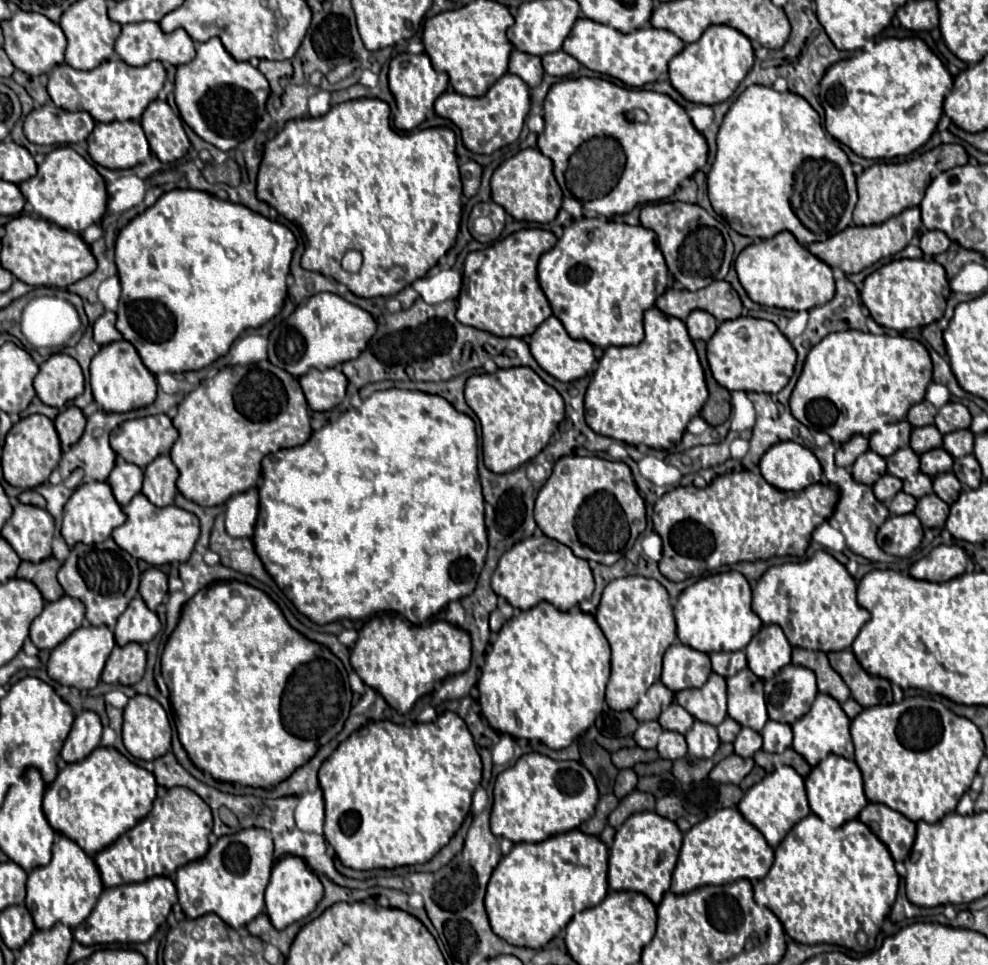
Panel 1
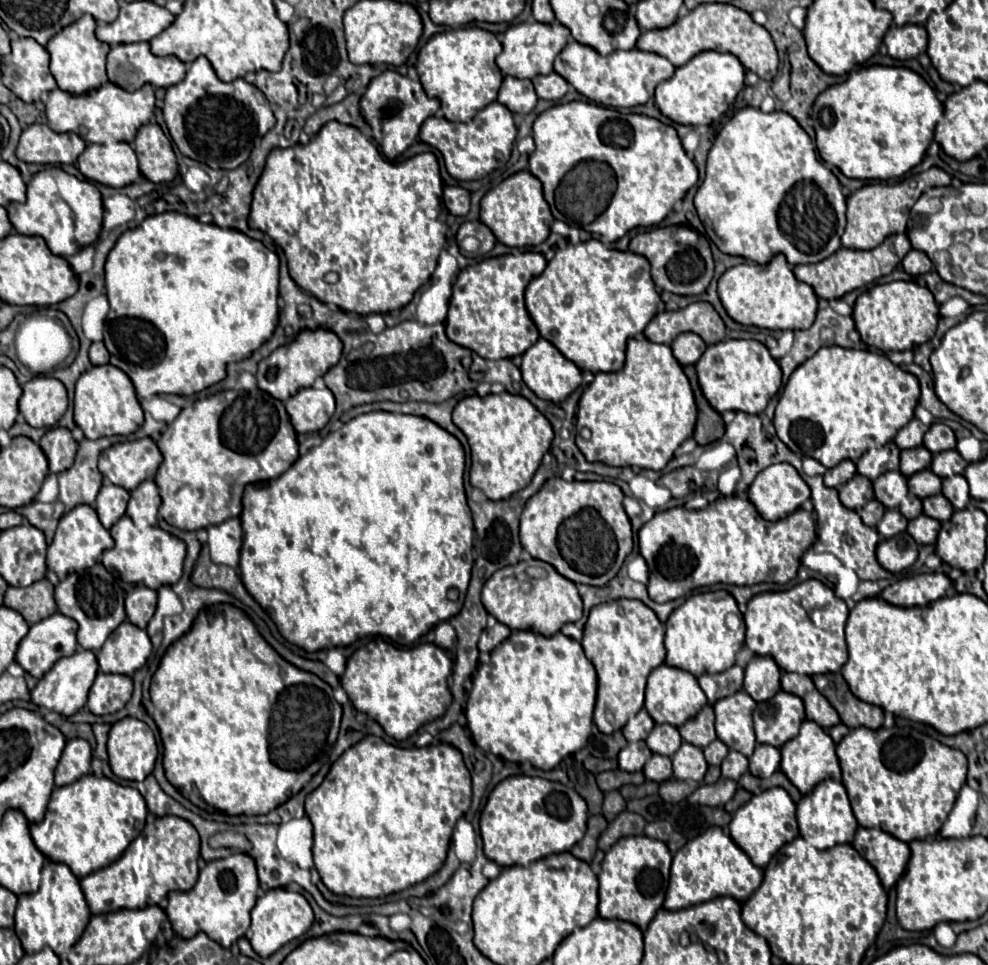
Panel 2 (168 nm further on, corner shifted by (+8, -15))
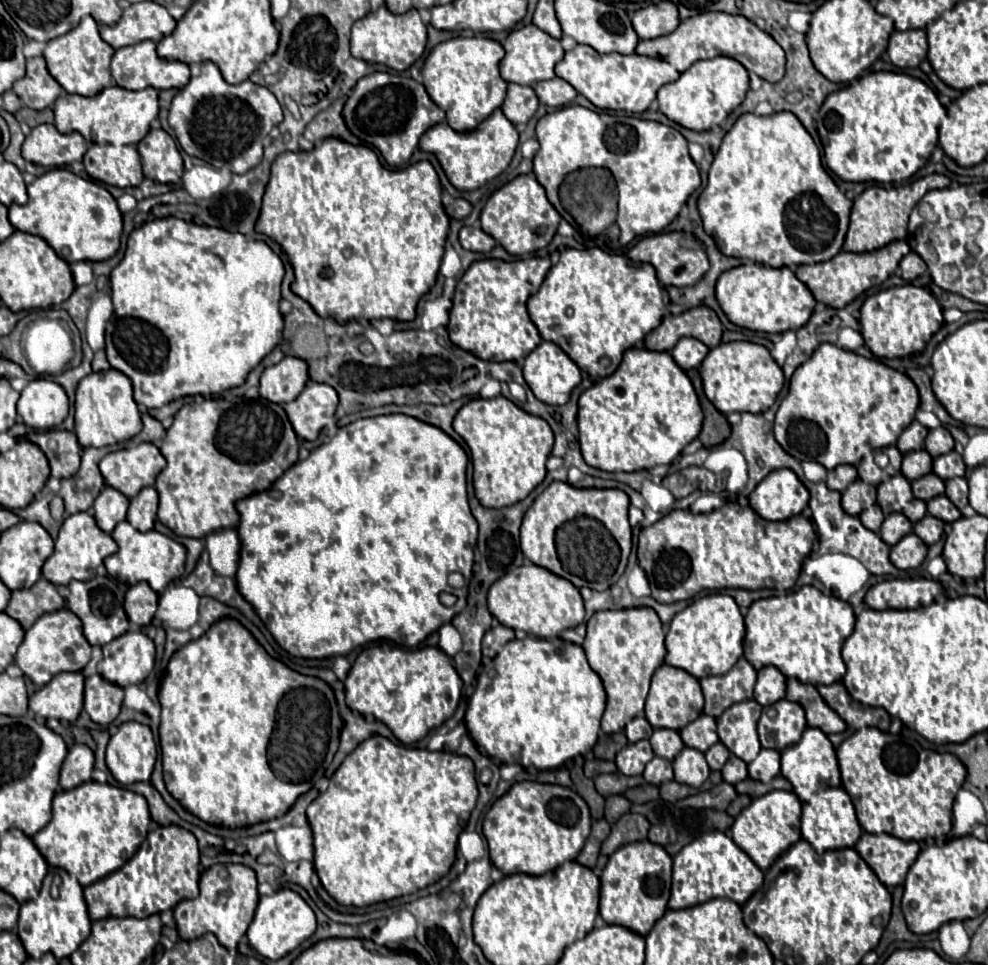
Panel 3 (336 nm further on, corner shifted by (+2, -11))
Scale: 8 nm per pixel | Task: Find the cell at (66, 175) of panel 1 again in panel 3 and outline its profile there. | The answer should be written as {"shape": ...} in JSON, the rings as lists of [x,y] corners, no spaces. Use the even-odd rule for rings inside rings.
{"shape":[[[54,168],[28,186],[28,204],[8,208],[10,224],[16,230],[42,236],[66,262],[106,260],[116,254],[122,234],[122,214],[112,194],[94,180],[84,180],[68,168]]]}

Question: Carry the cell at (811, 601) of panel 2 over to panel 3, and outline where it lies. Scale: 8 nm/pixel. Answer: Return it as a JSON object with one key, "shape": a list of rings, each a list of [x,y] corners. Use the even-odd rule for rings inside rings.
{"shape":[[[802,586],[798,592],[784,596],[772,596],[756,600],[746,614],[746,636],[744,636],[744,658],[754,664],[756,670],[762,666],[776,666],[784,676],[798,678],[810,684],[832,684],[842,680],[846,674],[846,662],[842,658],[842,646],[854,630],[854,610],[848,602],[836,596],[820,592],[816,586]]]}

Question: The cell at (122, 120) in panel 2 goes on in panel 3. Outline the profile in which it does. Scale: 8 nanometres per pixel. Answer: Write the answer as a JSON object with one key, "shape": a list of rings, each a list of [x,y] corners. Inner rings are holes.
{"shape":[[[108,86],[96,96],[62,94],[54,102],[56,128],[60,132],[80,132],[88,142],[96,144],[138,144],[150,130],[150,122],[158,118],[158,92],[154,88],[126,90]]]}

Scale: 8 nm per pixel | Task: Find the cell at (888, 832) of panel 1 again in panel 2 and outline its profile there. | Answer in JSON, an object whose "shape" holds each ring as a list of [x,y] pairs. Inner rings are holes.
{"shape":[[[858,828],[852,846],[876,870],[886,890],[896,884],[910,858],[908,844],[880,828]]]}

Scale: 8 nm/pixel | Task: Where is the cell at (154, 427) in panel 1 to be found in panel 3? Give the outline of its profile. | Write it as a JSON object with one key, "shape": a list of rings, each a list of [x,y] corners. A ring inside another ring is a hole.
{"shape":[[[142,442],[126,450],[110,452],[100,462],[100,472],[112,488],[128,498],[136,496],[144,486],[152,486],[166,466],[166,458],[152,442]]]}

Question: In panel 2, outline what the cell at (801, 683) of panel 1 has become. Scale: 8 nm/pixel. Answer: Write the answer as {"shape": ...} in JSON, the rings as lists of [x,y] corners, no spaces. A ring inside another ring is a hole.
{"shape":[[[778,692],[774,698],[760,702],[754,712],[754,730],[760,744],[780,748],[788,740],[798,736],[804,722],[804,704],[798,696]]]}

